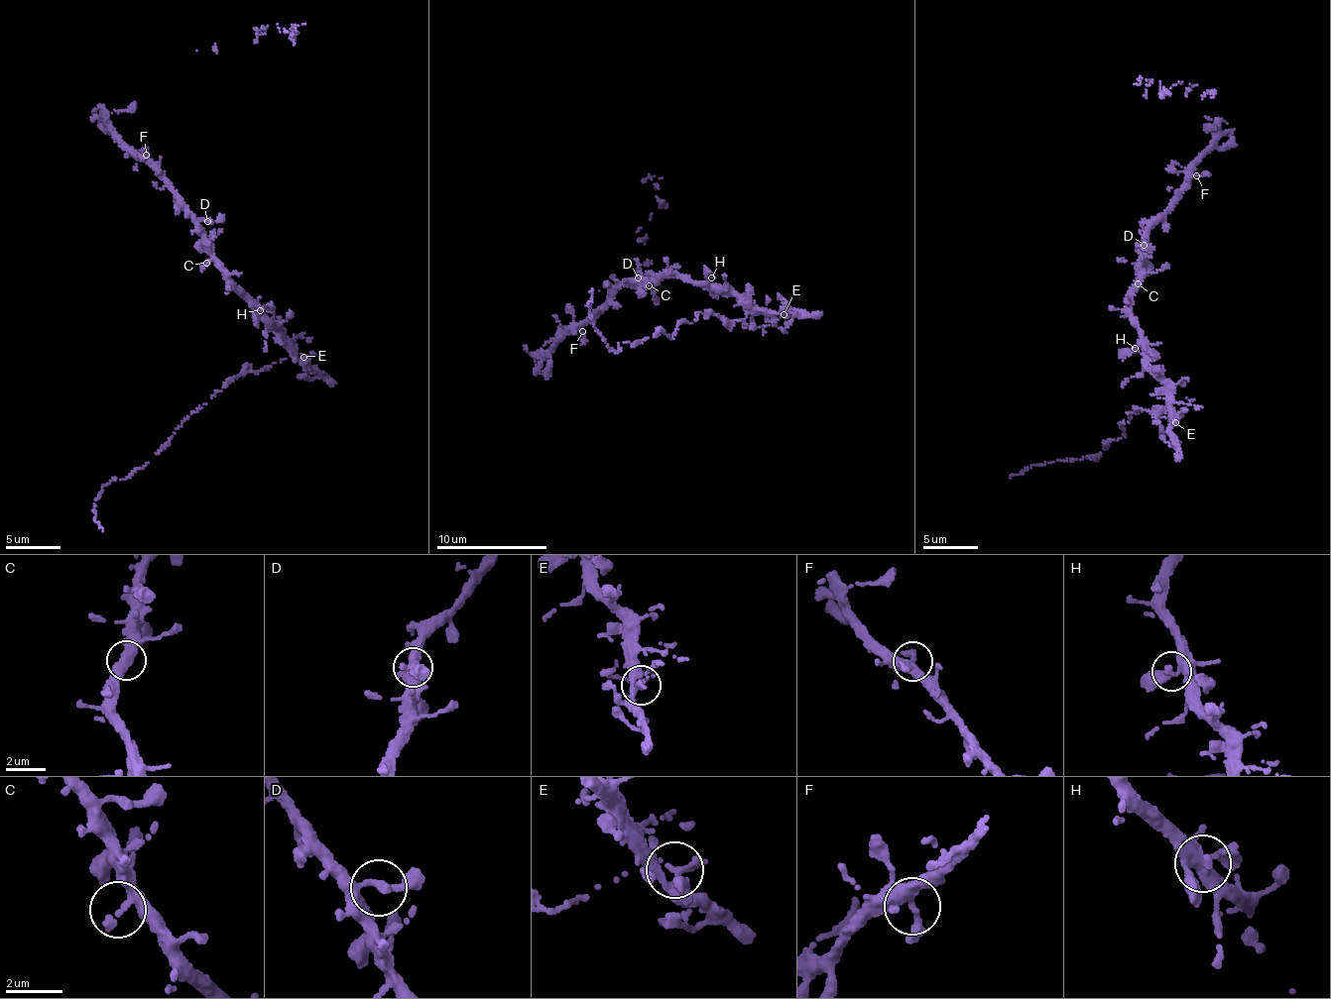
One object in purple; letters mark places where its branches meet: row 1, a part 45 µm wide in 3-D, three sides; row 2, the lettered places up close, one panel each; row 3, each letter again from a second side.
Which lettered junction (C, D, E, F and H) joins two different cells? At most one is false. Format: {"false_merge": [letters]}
{"false_merge": ["E"]}

